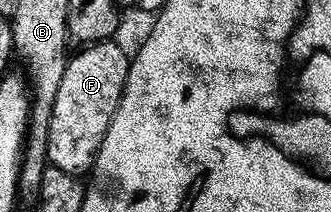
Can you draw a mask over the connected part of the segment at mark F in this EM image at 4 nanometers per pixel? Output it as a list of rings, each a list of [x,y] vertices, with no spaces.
[[[112,39],[87,44],[66,59],[47,130],[47,160],[52,167],[82,174],[88,173],[97,161],[129,73],[130,53],[125,53],[117,43],[116,39]]]

